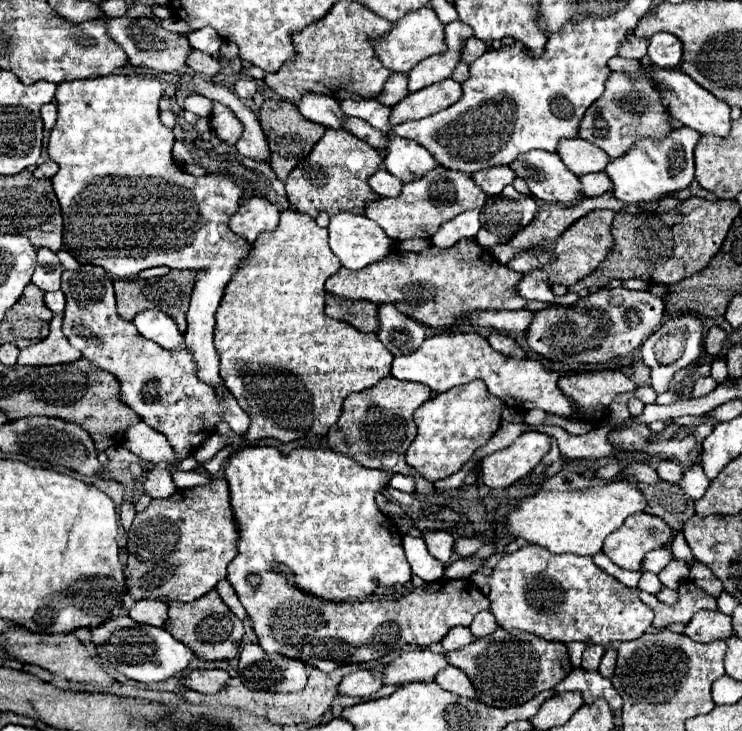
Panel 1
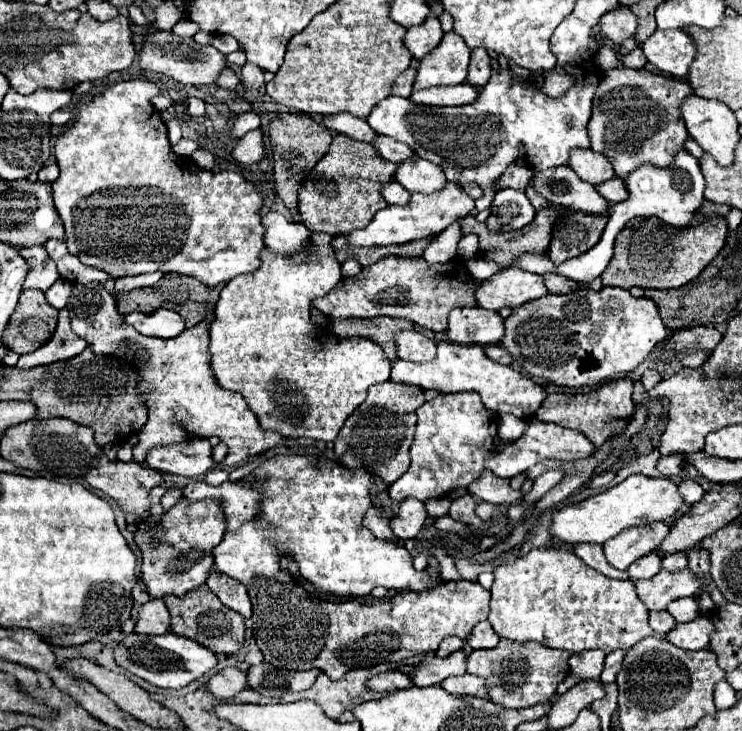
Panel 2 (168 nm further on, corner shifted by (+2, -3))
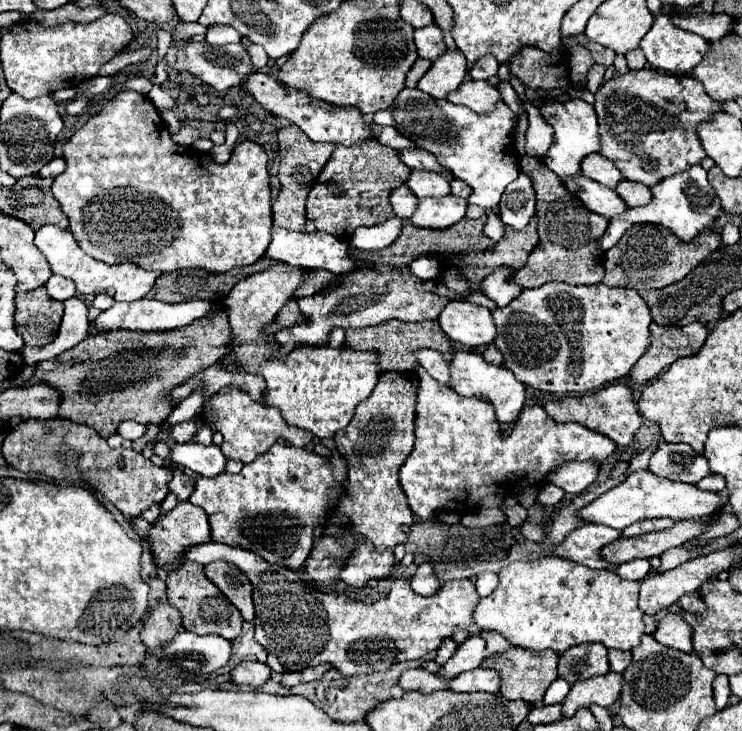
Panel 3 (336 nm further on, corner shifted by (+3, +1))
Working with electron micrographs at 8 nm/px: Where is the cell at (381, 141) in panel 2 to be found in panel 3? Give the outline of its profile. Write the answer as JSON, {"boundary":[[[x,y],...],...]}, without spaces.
{"boundary":[[[411,149],[411,151],[401,151],[401,159],[405,161],[405,165],[409,165],[411,169],[419,169],[419,171],[433,171],[433,173],[441,173],[441,175],[451,175],[451,171],[447,171],[445,167],[441,167],[437,163],[437,157],[425,149]]]}

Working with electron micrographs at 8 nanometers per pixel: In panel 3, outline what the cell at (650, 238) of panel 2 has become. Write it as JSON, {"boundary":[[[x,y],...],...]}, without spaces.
{"boundary":[[[633,225],[621,241],[605,253],[605,277],[603,283],[609,287],[633,287],[641,289],[661,289],[671,283],[681,281],[689,271],[693,271],[707,255],[711,255],[721,245],[721,235],[707,229],[691,243],[679,241],[669,229],[655,225]]]}

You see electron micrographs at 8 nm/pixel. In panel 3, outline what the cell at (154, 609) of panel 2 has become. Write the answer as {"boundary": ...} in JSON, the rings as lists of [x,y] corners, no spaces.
{"boundary":[[[159,603],[155,609],[151,609],[141,629],[141,641],[147,645],[147,649],[157,651],[165,643],[171,643],[179,629],[181,629],[179,611],[169,603]]]}

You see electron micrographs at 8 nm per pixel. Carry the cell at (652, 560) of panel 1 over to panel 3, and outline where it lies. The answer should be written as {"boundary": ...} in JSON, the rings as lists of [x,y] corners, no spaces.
{"boundary":[[[633,559],[633,561],[627,561],[627,563],[621,563],[615,573],[621,577],[621,579],[627,579],[627,581],[641,581],[645,579],[645,575],[651,571],[651,565],[647,559]]]}

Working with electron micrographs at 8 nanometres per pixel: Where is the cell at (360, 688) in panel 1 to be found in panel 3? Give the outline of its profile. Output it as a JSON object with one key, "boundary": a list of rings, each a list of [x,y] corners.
{"boundary":[[[409,669],[401,675],[399,685],[405,691],[421,691],[421,693],[433,693],[439,689],[449,689],[449,681],[445,677],[431,675],[425,669]]]}

